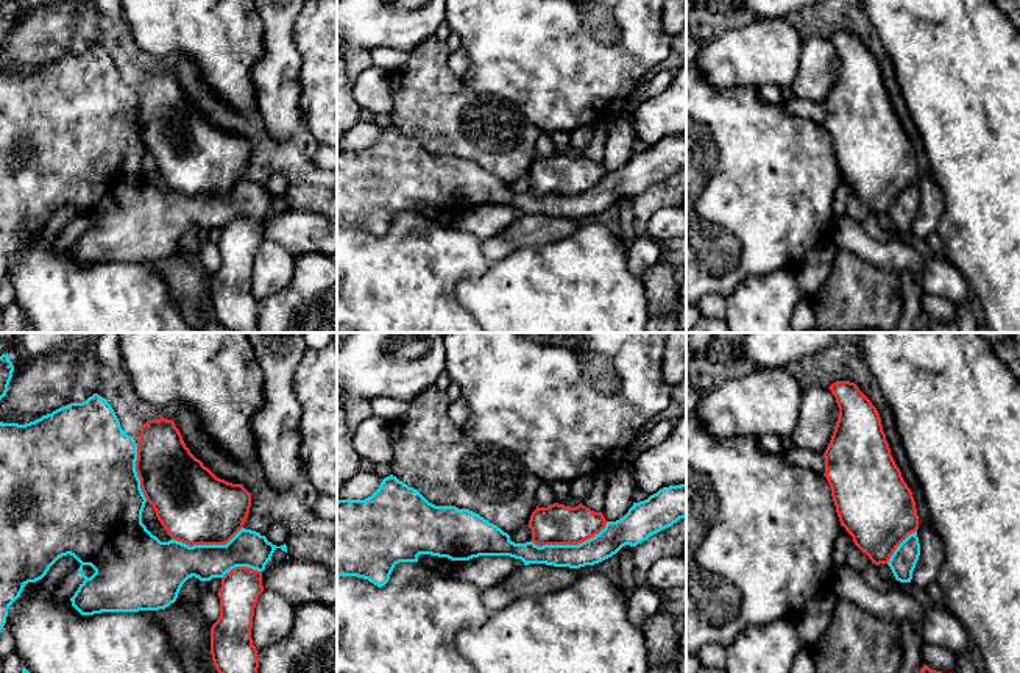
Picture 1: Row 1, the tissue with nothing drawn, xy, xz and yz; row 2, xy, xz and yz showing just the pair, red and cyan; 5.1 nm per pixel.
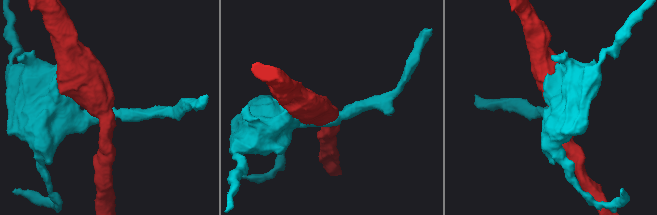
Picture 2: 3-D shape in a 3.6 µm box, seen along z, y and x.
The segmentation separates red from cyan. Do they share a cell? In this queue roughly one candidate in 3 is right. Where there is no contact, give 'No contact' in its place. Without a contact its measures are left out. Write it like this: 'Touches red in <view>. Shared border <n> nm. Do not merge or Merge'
Touches red in xz. Shared border 420 nm. Do not merge

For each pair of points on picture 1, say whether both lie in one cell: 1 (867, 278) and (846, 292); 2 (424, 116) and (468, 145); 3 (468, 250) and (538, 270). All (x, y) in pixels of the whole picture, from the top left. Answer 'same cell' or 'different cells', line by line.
1: same cell
2: same cell
3: different cells

